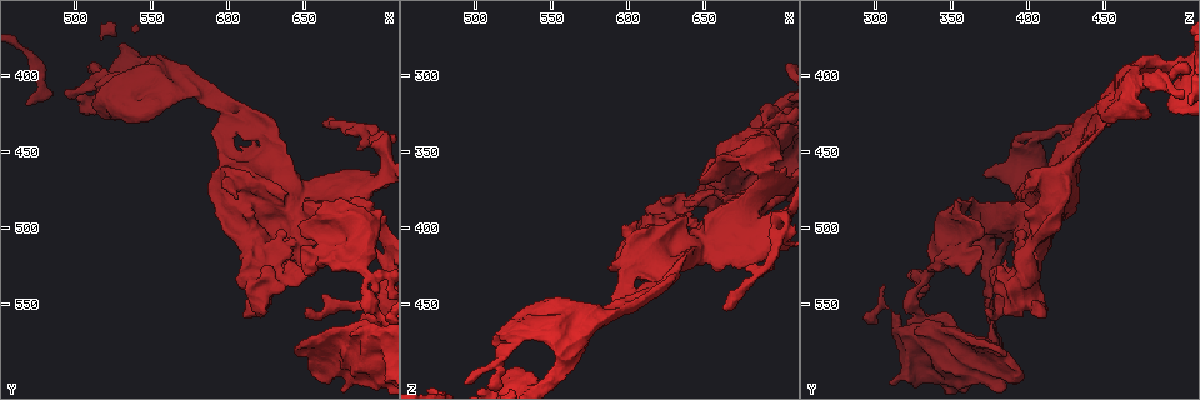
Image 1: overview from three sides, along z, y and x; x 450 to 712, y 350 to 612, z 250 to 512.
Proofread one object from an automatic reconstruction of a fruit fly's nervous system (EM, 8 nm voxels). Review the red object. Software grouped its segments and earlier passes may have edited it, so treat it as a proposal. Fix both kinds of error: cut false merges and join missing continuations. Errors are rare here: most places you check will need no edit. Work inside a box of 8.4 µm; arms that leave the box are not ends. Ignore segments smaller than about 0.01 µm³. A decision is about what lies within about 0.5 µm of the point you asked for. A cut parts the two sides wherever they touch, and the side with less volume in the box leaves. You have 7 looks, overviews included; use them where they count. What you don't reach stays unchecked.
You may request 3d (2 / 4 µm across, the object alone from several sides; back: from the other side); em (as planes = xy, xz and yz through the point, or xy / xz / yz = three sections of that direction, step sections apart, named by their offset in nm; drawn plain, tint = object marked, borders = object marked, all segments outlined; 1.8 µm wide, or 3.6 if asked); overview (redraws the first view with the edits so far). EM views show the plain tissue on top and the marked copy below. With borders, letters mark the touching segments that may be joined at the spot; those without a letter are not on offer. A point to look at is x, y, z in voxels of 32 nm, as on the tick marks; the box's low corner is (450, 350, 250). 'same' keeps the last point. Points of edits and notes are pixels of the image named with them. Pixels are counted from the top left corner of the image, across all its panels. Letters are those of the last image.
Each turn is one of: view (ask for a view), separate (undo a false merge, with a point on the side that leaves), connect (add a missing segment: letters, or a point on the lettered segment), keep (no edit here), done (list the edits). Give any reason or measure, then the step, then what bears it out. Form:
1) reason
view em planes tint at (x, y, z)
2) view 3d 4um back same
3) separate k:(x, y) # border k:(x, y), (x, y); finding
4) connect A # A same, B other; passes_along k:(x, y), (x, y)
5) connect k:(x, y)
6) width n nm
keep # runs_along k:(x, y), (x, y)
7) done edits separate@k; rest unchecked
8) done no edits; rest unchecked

touches itself
view em planes borders at (664, 468, 420)

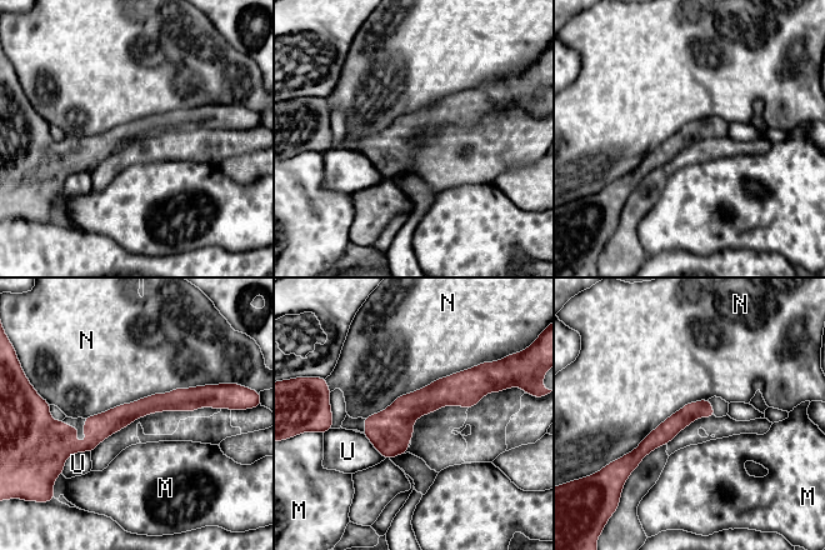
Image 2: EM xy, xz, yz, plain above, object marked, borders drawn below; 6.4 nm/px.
keep # M other, N other, U other; runs_along 2:(206, 399), (143, 406), (86, 445), (59, 424); continuous, no second cell

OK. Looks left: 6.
thick turns thin
view em 3.6um planes borders at (610, 484, 418)

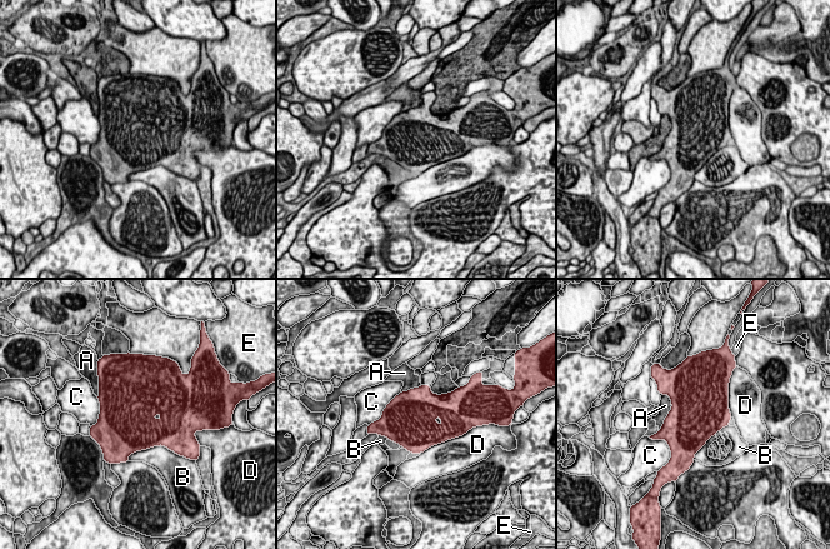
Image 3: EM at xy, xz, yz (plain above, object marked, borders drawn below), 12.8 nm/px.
keep # A other, B other, C other, D other, E other; border 3:(168, 448), (136, 450), (128, 460); all the same cell

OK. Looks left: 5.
thin neck
view 3d 4um at (686, 594, 360)

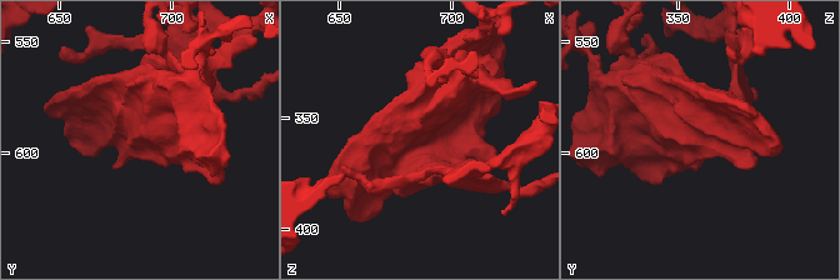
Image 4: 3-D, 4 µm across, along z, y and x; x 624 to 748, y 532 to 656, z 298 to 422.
view em planes tint at (686, 593, 362)

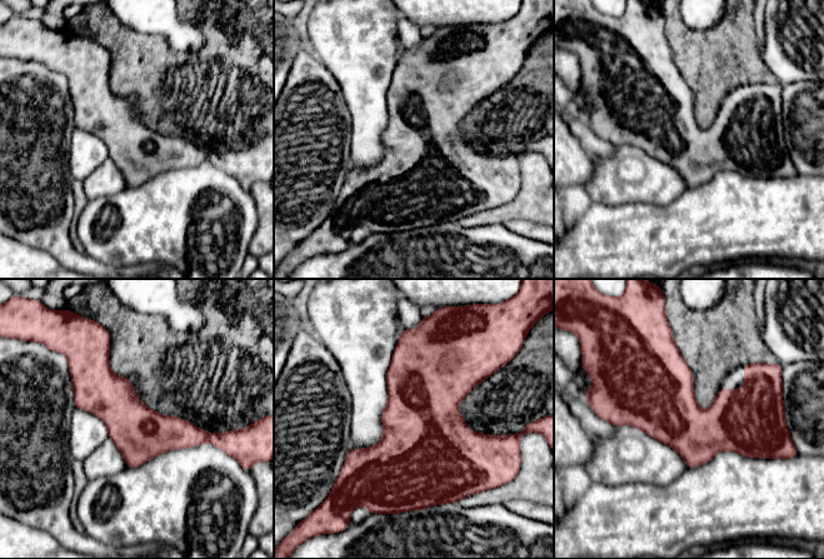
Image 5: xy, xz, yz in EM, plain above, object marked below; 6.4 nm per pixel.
what lies round it
view em planes borders same

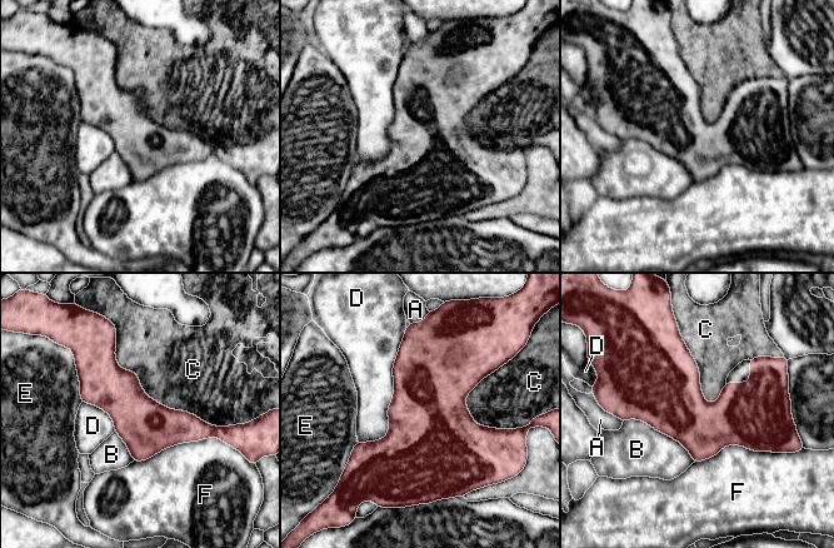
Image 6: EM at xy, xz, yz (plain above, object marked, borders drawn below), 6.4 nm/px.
width 340 nm
keep # A other, B other, C other, D other, E other, F other; border 6:(115, 329), (153, 399), (226, 427); all the same cell

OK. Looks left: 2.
done no edits; rest unchecked

